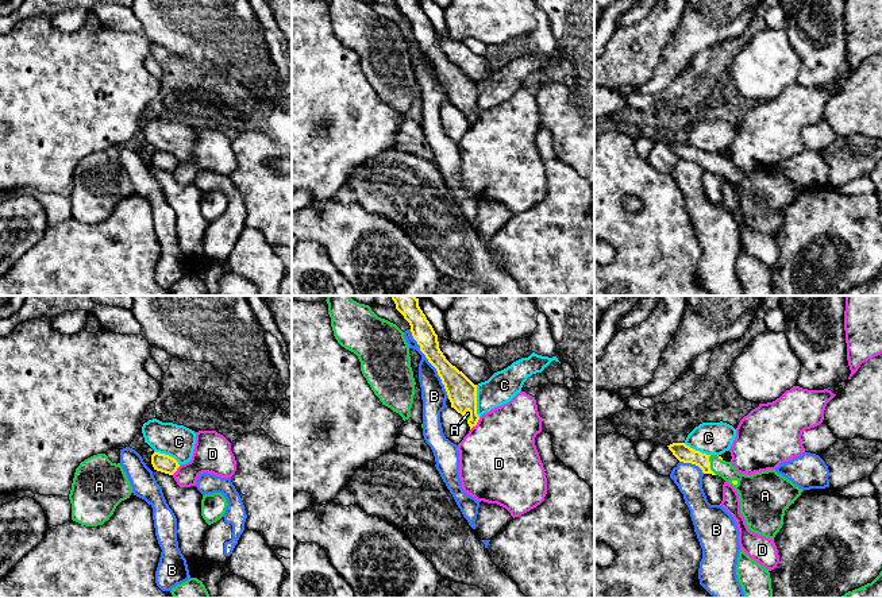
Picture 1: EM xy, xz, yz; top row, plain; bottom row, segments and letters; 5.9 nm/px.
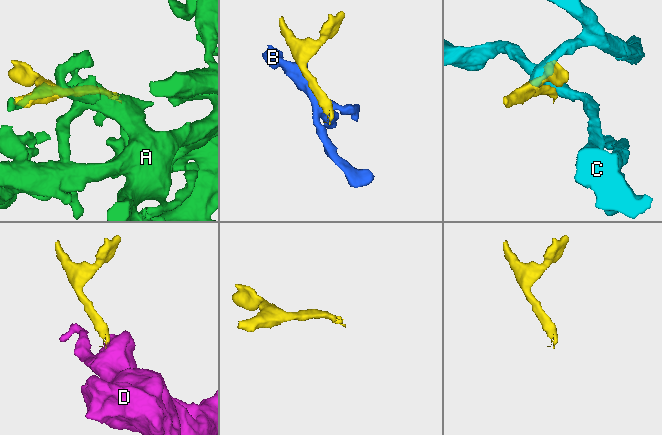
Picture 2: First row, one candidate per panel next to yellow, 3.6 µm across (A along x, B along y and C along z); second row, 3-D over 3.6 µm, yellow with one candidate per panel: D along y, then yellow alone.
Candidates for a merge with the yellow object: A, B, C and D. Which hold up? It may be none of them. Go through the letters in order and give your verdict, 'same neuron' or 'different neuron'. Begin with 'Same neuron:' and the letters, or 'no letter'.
Same neuron: A
A: same neuron
B: different neuron
C: different neuron
D: different neuron

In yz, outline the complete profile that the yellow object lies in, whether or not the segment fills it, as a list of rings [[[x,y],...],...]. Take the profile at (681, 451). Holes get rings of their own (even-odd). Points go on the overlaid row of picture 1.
[[[685,443],[667,447],[679,462],[696,464],[704,474],[719,475],[732,485],[739,494],[740,513],[748,529],[771,540],[783,525],[785,510],[804,491],[775,470],[746,475],[719,455],[702,454]]]

